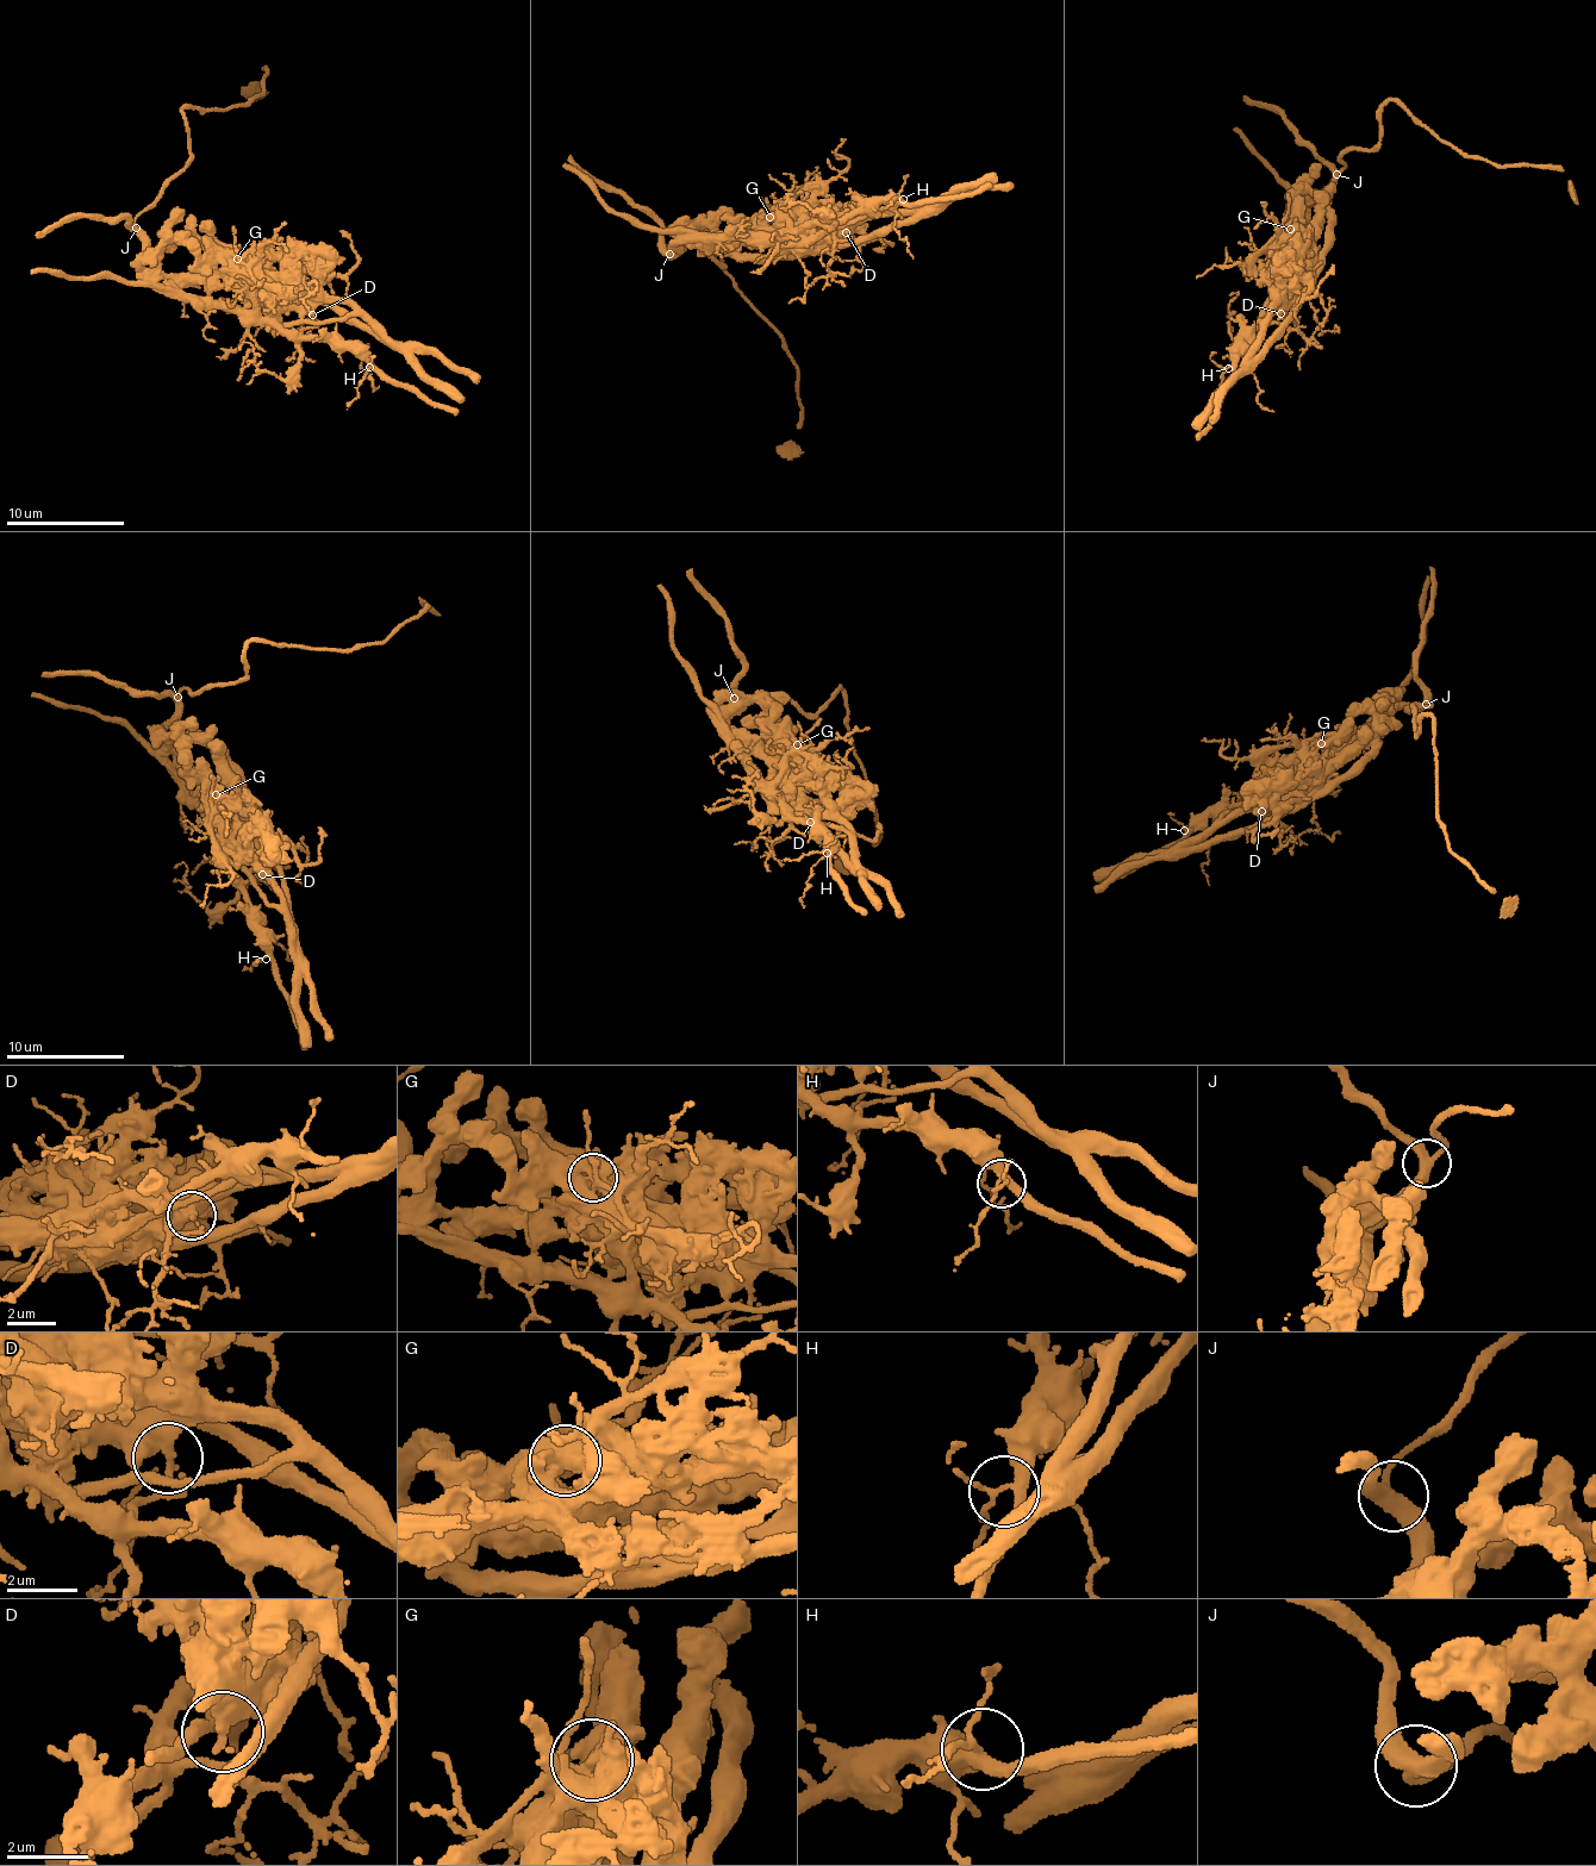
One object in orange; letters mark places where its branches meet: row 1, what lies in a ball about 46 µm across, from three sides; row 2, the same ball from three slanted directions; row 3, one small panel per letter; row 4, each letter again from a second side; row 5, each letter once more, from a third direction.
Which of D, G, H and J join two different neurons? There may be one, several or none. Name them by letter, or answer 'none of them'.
D, G

